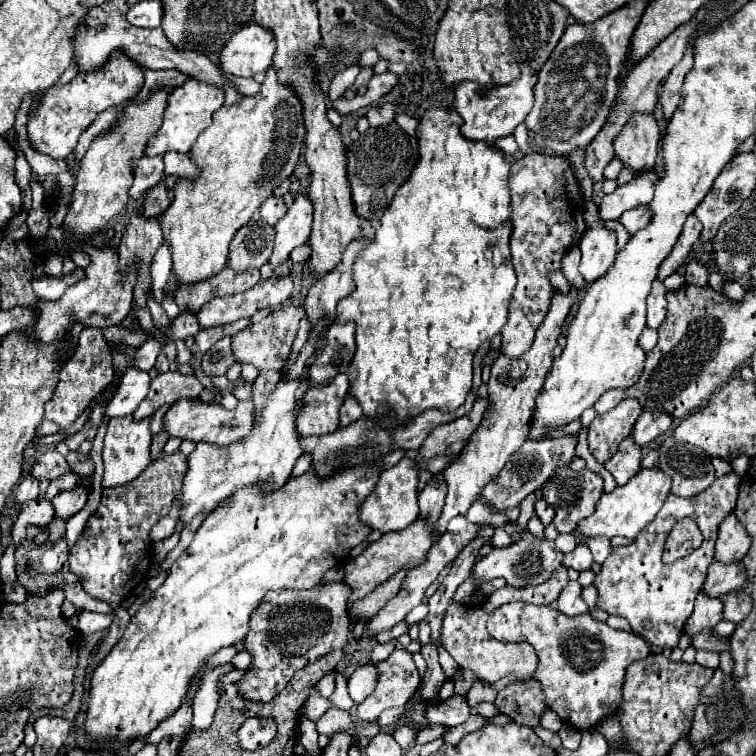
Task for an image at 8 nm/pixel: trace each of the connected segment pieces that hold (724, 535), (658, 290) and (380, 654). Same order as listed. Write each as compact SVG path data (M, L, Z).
M729 513L719 525L719 537L715 543L715 559L723 563L741 561L751 547L751 537L745 533L735 513Z
M653 281L653 289L647 297L647 327L657 329L661 325L661 321L665 319L667 313L667 301L665 301L665 285L661 281Z
M377 643L371 649L371 661L385 661L393 653L393 649L395 649L395 643L385 643L385 645Z

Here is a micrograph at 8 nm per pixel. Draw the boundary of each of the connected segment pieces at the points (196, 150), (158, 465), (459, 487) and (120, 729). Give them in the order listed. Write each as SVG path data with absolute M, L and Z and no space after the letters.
M267 69L261 91L255 97L243 97L237 105L221 107L213 113L213 123L199 135L197 143L191 149L193 161L201 167L201 175L195 179L181 179L175 187L175 199L169 209L159 217L163 227L163 237L171 243L173 251L173 275L177 283L197 283L219 273L227 263L229 243L237 229L249 223L253 213L261 203L273 193L273 189L291 177L301 145L305 139L305 121L303 105L291 85L277 81L275 69Z
M181 451L163 455L135 479L131 485L103 489L101 505L95 515L89 517L85 531L69 551L69 565L79 575L83 589L111 607L119 607L121 601L131 593L133 583L143 573L147 579L151 565L151 527L169 513L179 481L187 471L187 457Z
M573 285L569 287L567 295L563 295L559 289L555 289L555 297L551 299L551 309L549 309L543 325L539 325L539 333L535 335L533 347L527 353L523 353L523 357L499 355L495 359L495 363L491 367L491 379L489 379L491 411L483 417L479 429L473 433L467 447L443 471L447 485L449 485L449 493L447 493L447 501L445 501L441 519L437 521L439 533L445 533L445 527L453 517L467 513L471 503L479 497L481 487L485 487L499 473L499 469L503 469L503 465L509 461L509 457L527 441L533 407L535 407L535 397L543 389L543 381L545 381L547 373L551 371L553 349L557 345L563 323L569 315L571 305L575 303L577 295L579 295L579 291Z
M377 459L371 465L355 465L355 469L345 469L343 473L337 473L335 477L315 477L315 473L311 473L311 469L309 469L305 475L291 477L283 487L279 487L279 489L275 489L271 493L263 493L263 489L259 489L259 485L247 485L247 487L239 489L239 493L227 497L227 501L223 501L223 505L219 505L219 509L215 509L215 513L207 513L205 521L197 529L197 533L195 533L191 545L187 547L187 551L175 561L175 565L171 565L171 573L165 579L165 583L135 613L135 617L131 617L131 625L127 627L125 635L111 649L111 653L103 659L103 663L95 669L93 679L91 679L91 691L89 691L89 711L87 711L87 719L85 719L87 733L93 735L93 737L113 737L113 739L119 739L119 741L133 741L137 737L149 735L163 719L167 719L171 713L177 711L177 707L181 705L183 695L187 693L189 679L199 669L199 665L203 661L207 661L213 653L217 653L221 647L229 647L229 645L241 643L241 639L249 631L249 615L255 611L255 607L259 605L259 601L265 597L267 591L277 591L277 589L311 589L311 587L317 587L321 583L323 575L329 569L341 567L345 563L347 555L351 553L351 549L357 547L361 541L365 541L367 535L371 533L371 527L361 523L361 519L359 519L359 505L375 489L375 485L379 481L381 467L383 467L383 463Z

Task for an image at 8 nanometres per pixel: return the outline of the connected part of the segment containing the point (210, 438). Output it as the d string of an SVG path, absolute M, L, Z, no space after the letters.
M179 399L165 415L165 431L171 437L181 437L189 441L207 441L213 445L229 445L233 441L243 439L251 427L253 427L253 399L239 401L239 405L233 411L227 411L219 403L201 403L199 399Z

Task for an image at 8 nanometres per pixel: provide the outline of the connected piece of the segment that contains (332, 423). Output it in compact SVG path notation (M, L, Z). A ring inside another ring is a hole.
M339 373L329 381L329 385L307 391L307 405L297 421L297 429L303 437L327 435L339 427L339 407L347 397L347 387L347 375Z

